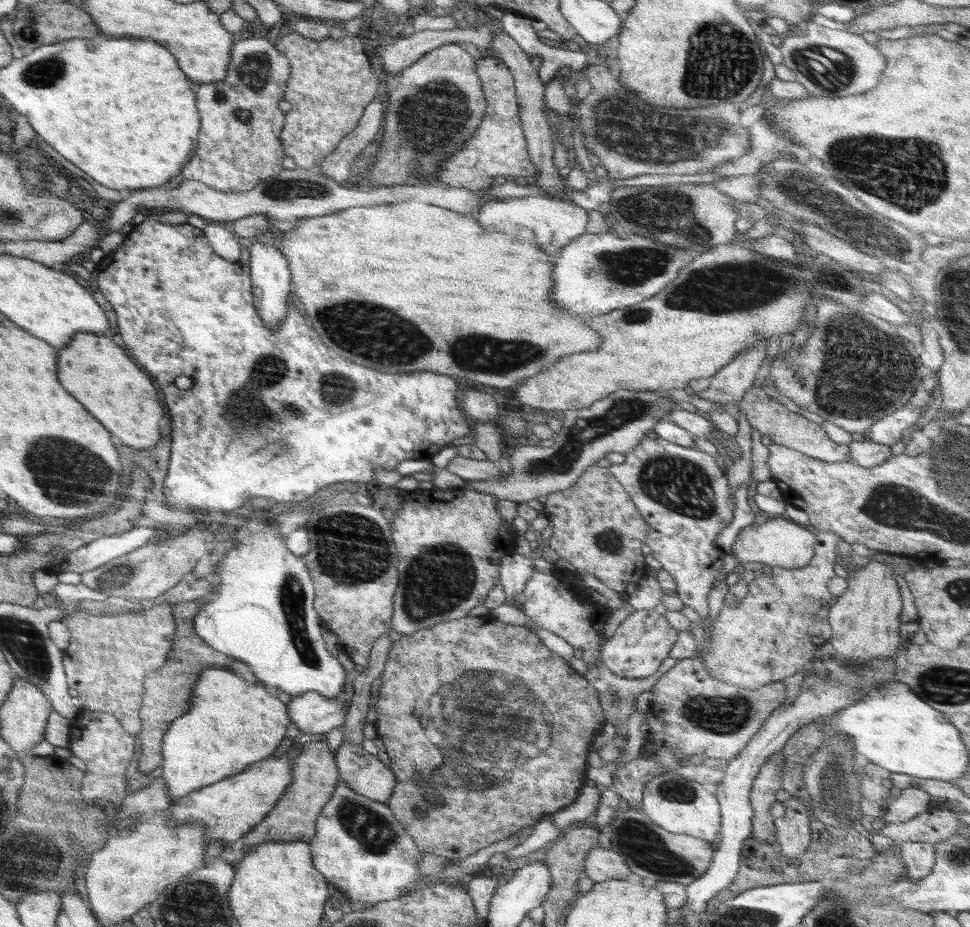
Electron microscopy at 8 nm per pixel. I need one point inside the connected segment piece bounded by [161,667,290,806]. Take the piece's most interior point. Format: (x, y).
(232, 724)

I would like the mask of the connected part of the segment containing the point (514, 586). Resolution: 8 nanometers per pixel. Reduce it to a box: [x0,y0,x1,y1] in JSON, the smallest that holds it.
[499,552,533,603]

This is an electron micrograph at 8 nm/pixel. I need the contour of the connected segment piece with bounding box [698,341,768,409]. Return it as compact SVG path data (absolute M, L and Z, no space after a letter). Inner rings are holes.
M762 341L738 352L734 359L710 378L711 384L706 392L700 391L698 396L712 402L724 403L733 409L744 393L753 388L767 346Z

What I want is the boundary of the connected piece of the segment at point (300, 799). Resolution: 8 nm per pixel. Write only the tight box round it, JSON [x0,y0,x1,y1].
[243,741,339,856]

